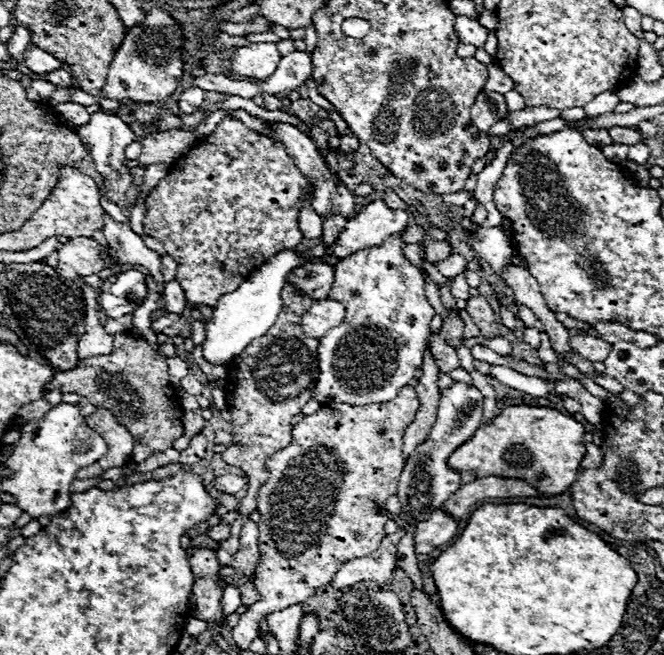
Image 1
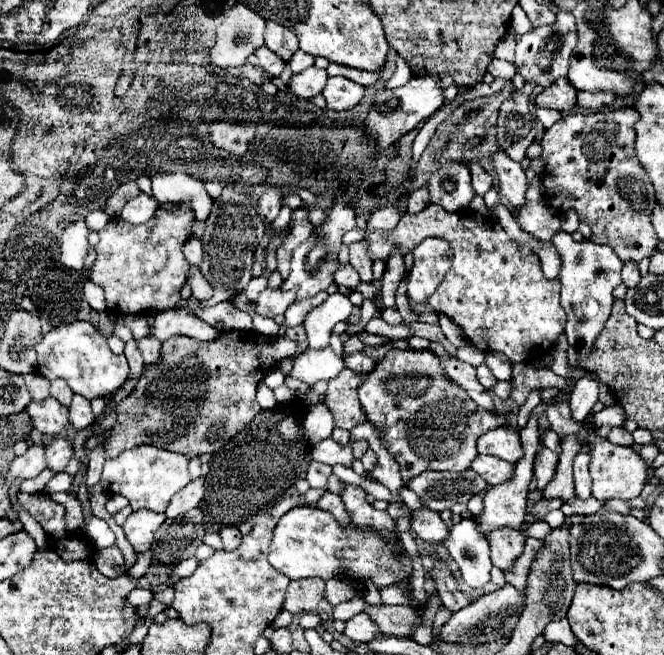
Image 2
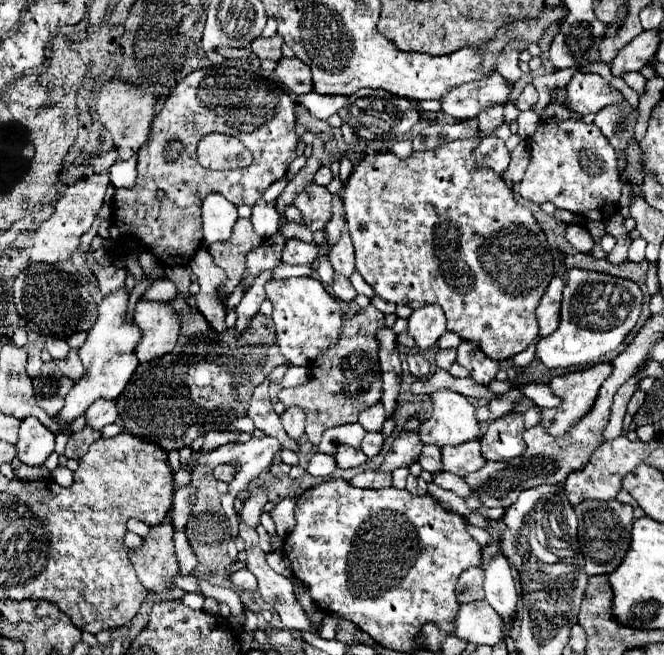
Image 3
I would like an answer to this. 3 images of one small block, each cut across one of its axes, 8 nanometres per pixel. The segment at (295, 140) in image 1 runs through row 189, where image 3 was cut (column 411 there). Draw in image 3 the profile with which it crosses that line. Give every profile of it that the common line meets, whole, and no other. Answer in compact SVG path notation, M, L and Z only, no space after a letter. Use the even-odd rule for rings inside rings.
M426 304L408 318L408 332L418 348L430 348L446 332L444 310L438 304Z

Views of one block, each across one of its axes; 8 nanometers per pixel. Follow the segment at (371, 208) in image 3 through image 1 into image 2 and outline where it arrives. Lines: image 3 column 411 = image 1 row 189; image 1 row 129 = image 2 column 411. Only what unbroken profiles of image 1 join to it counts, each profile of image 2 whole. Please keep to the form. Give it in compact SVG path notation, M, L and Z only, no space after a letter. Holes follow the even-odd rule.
M430 204L416 216L402 216L394 232L370 232L366 236L372 254L380 260L390 256L392 246L398 246L405 256L427 237L444 238L454 250L454 264L430 296L430 306L452 318L476 348L504 352L512 362L528 362L554 346L566 326L566 312L560 306L560 280L548 280L540 270L538 256L512 242L500 224L478 222Z

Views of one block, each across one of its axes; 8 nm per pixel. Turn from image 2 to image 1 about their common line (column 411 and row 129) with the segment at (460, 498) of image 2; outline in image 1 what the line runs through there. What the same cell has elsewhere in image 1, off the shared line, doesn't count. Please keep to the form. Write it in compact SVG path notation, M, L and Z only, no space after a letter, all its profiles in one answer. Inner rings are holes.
M480 92L470 108L472 122L482 130L488 132L492 124L496 124L500 118L508 114L506 100L498 92Z

